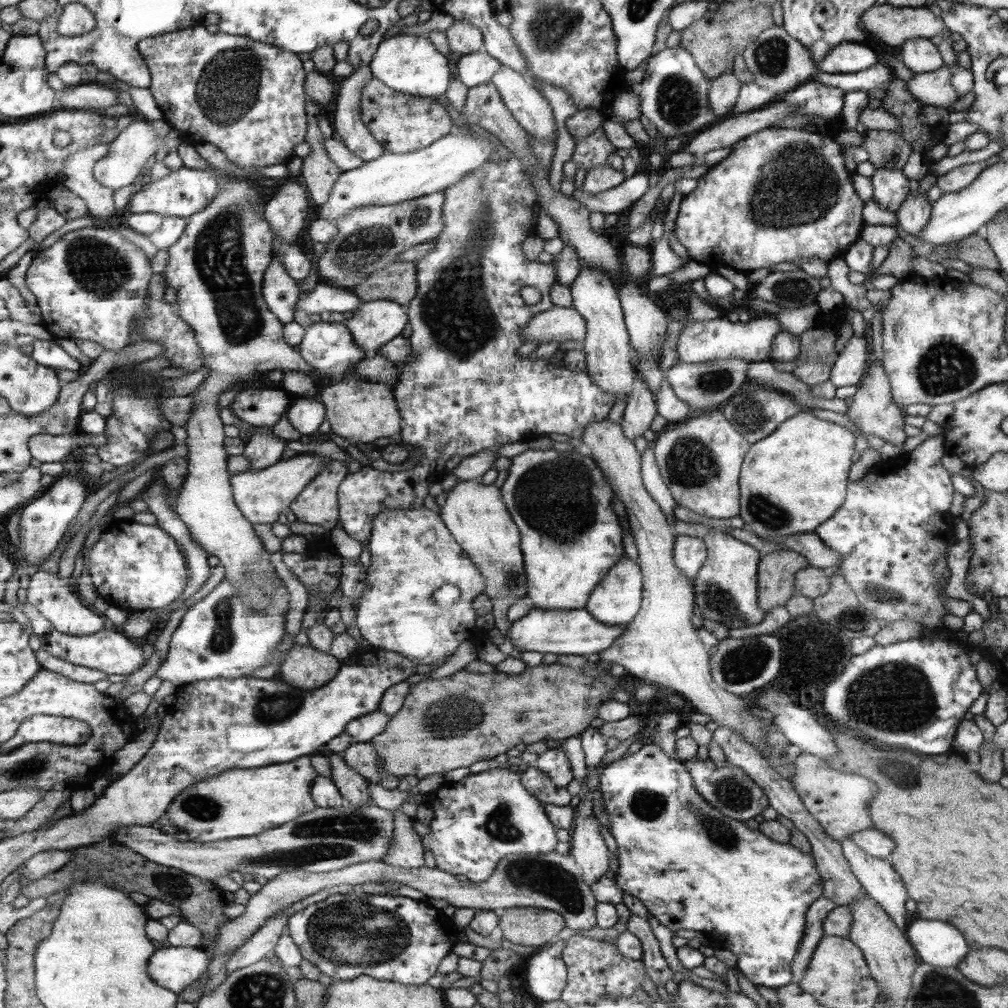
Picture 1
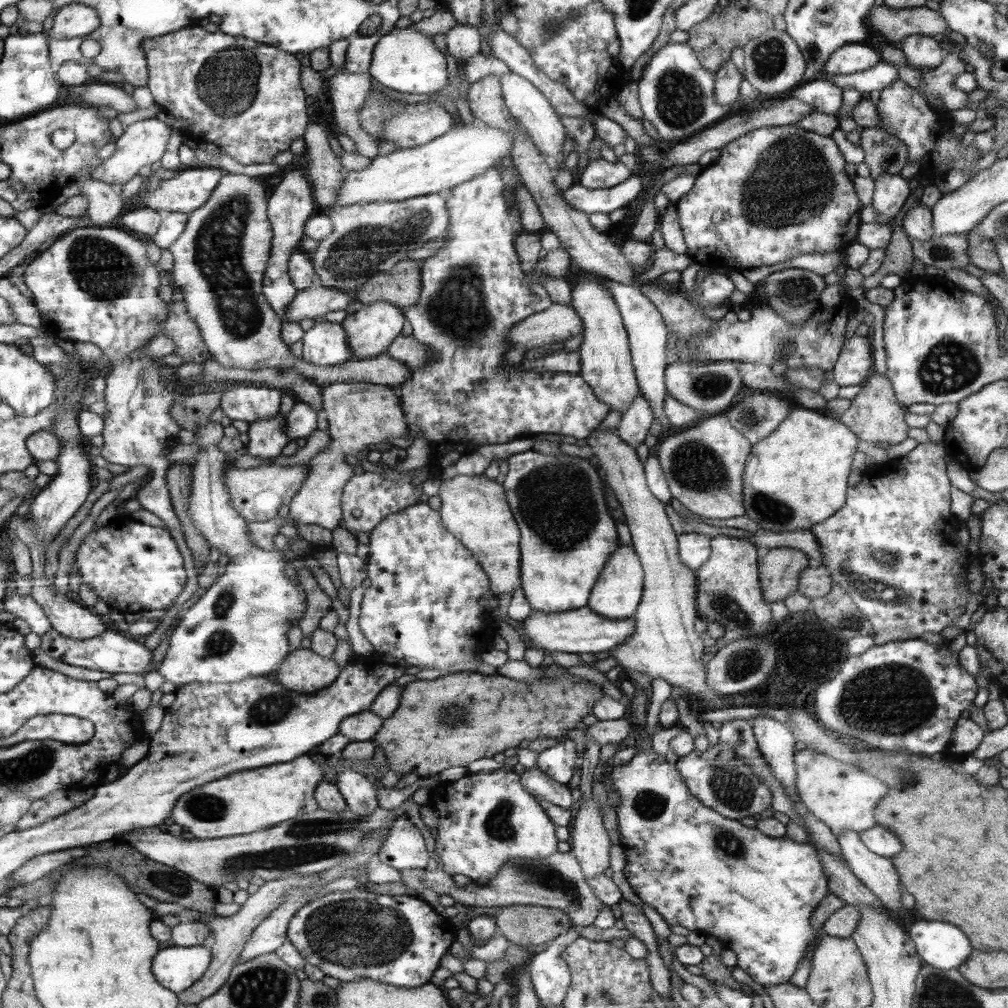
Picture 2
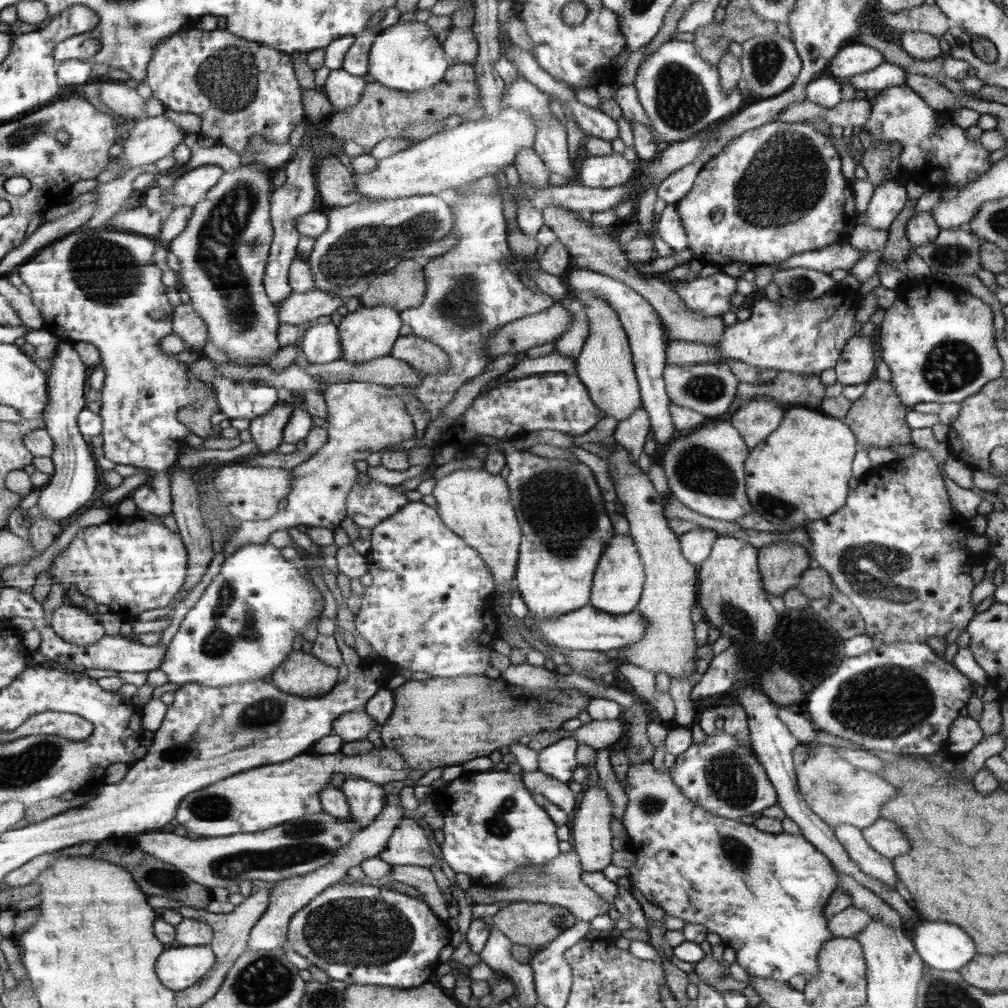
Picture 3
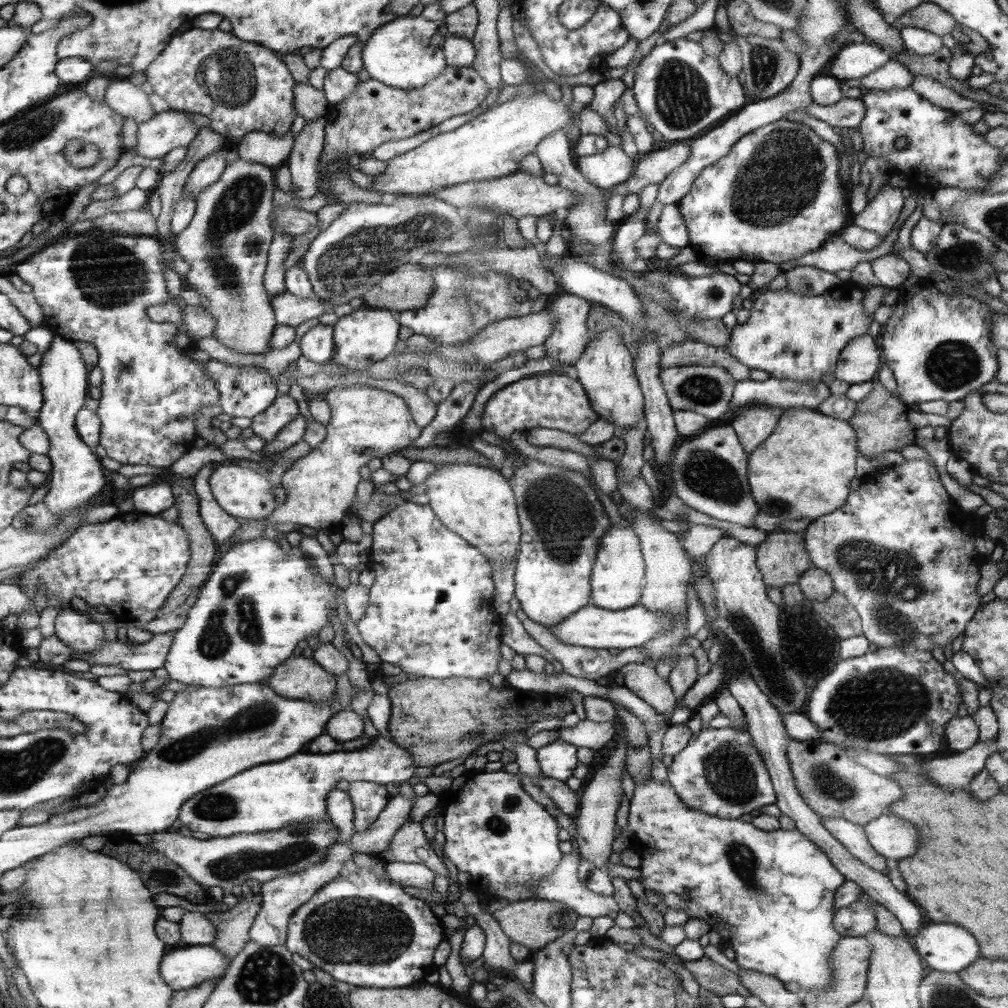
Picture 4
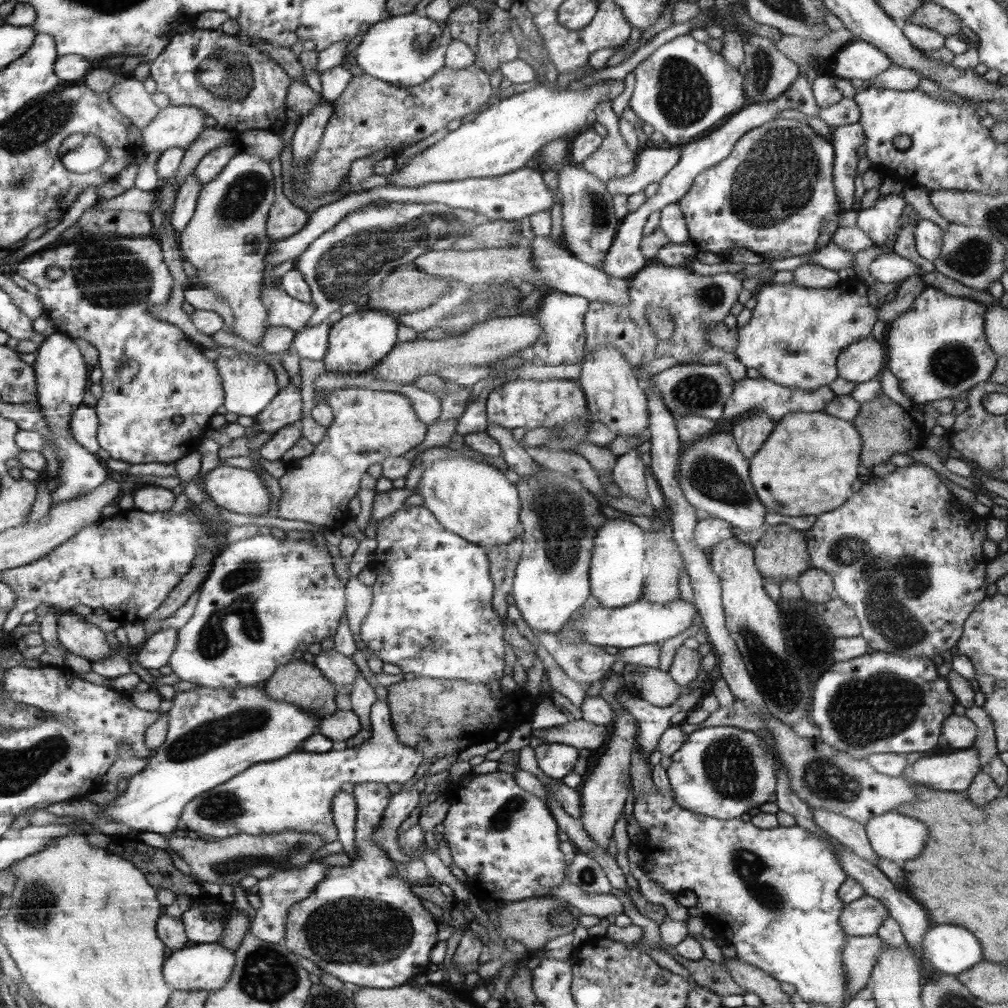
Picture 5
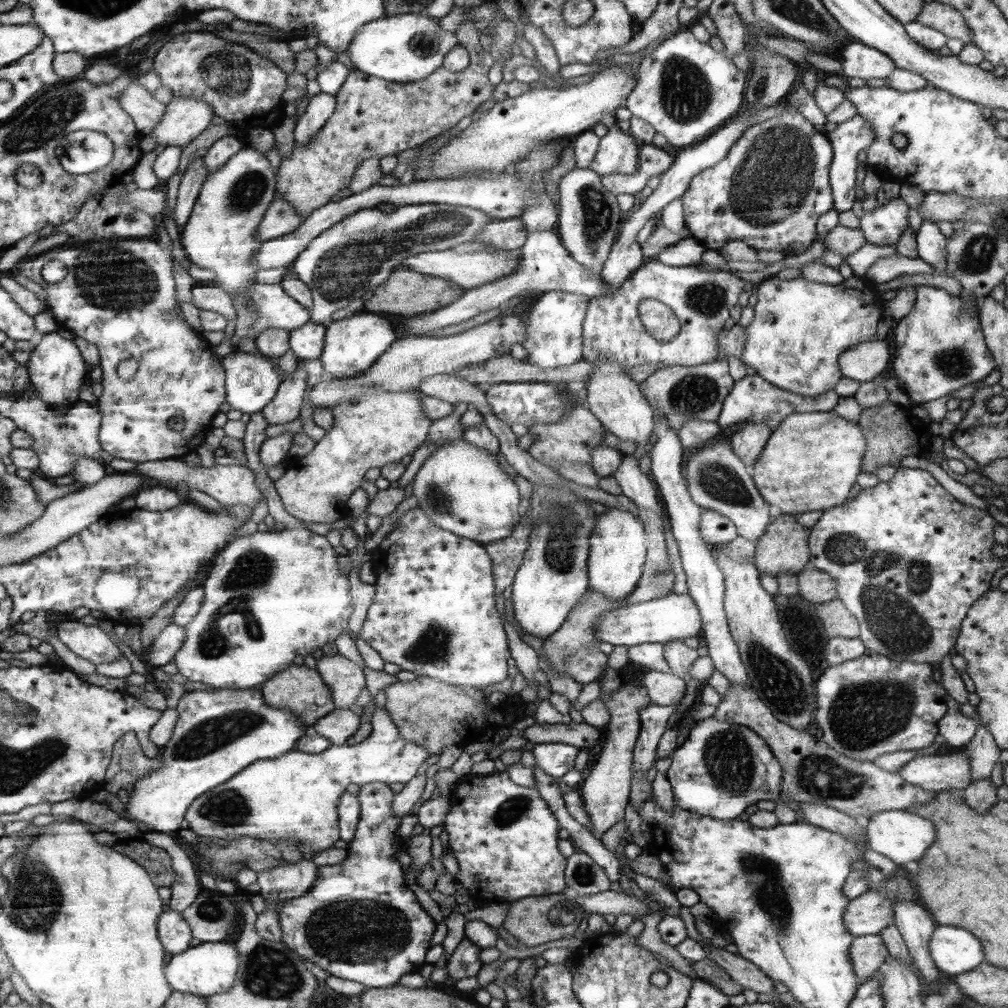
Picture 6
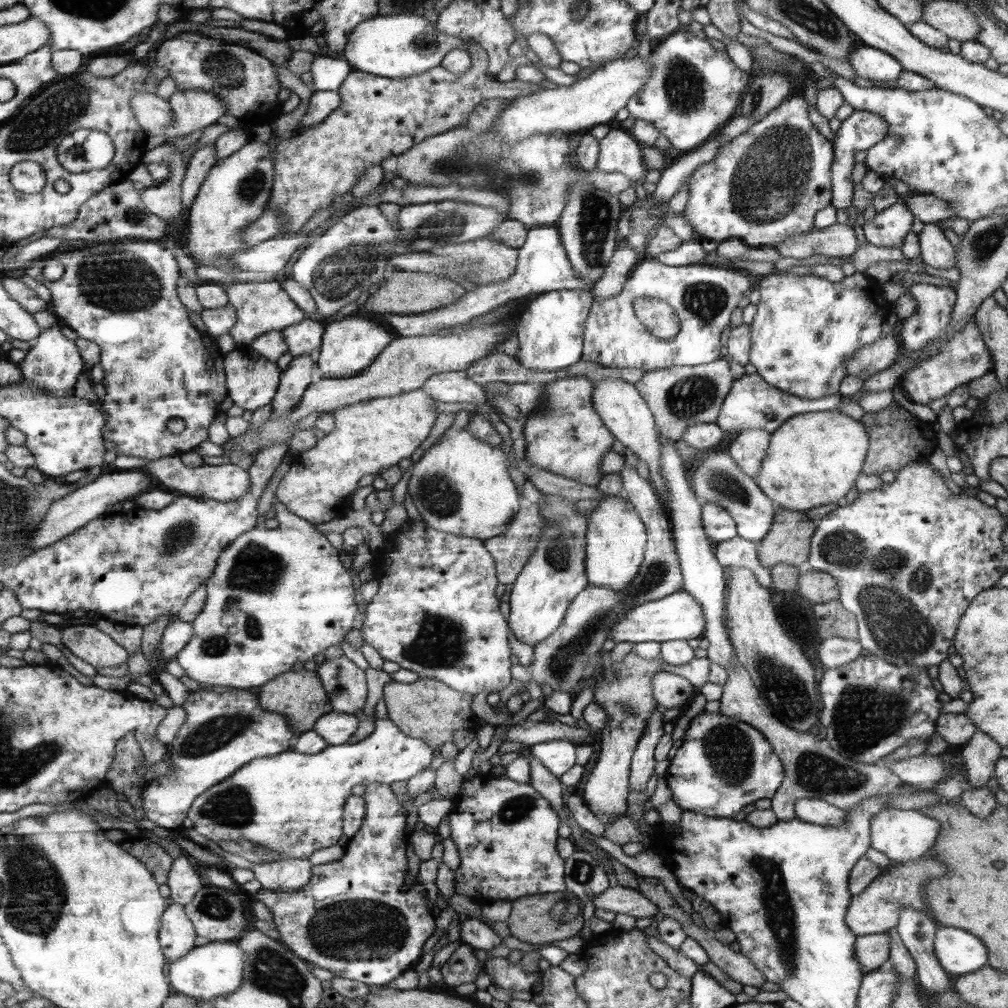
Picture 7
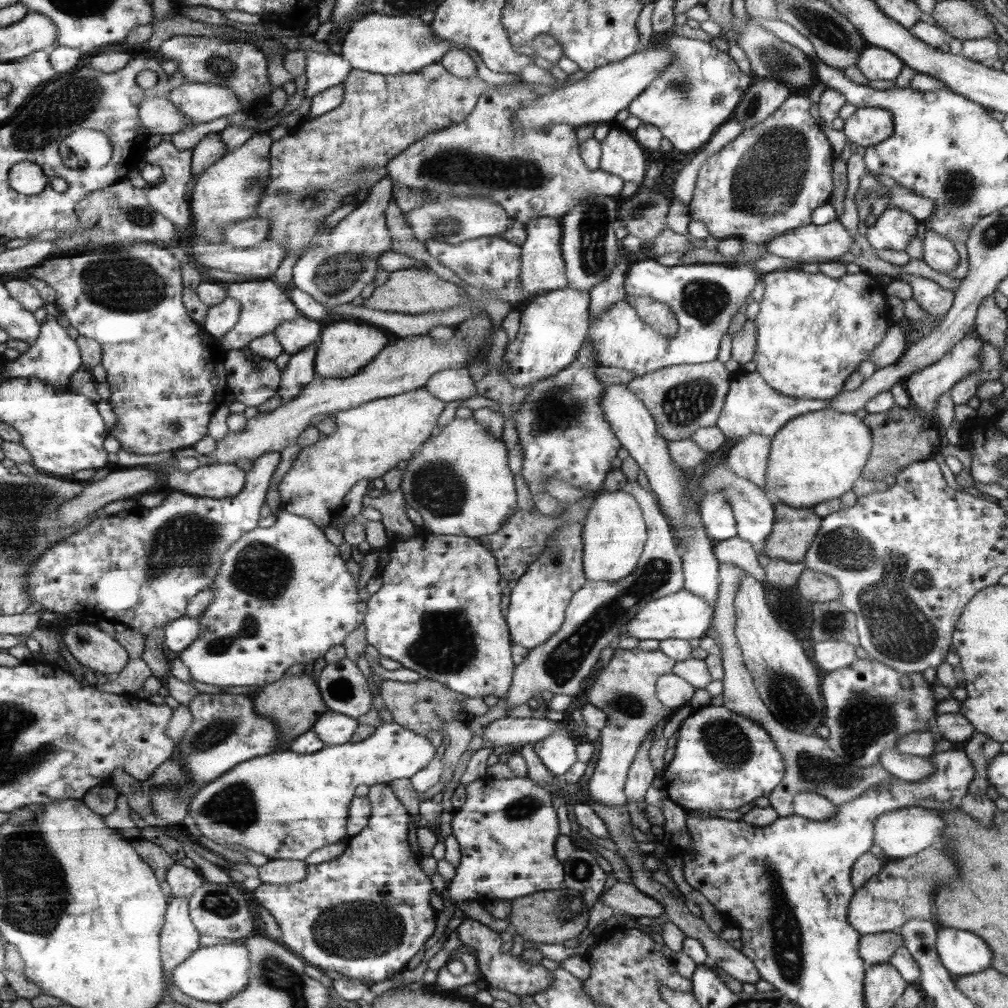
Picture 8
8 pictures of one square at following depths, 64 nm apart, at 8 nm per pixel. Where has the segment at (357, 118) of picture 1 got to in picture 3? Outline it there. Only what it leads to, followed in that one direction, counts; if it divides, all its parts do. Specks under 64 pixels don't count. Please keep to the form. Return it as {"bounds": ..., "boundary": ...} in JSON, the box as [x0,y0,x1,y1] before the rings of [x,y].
{"bounds":[322,68,368,112],"boundary":[[[340,68],[330,71],[322,90],[335,111],[342,112],[342,110],[348,110],[350,106],[358,104],[366,83],[368,82],[363,79],[363,76],[350,74]]]}

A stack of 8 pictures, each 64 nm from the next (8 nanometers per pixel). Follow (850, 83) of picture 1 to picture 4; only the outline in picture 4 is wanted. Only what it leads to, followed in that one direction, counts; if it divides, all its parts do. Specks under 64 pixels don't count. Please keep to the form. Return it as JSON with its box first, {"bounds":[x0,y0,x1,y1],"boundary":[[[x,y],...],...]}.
{"bounds":[861,59,915,90],"boundary":[[[890,59],[880,70],[863,76],[861,85],[869,90],[890,90],[892,88],[911,88],[915,74],[902,63]]]}

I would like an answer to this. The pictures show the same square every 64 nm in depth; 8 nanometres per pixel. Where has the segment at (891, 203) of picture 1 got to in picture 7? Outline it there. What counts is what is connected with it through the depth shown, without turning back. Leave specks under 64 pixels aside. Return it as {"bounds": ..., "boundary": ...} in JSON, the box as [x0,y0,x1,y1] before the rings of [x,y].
{"bounds":[863,201,914,249],"boundary":[[[902,201],[876,213],[872,221],[863,225],[864,238],[880,248],[902,249],[906,234],[912,230],[914,214]]]}

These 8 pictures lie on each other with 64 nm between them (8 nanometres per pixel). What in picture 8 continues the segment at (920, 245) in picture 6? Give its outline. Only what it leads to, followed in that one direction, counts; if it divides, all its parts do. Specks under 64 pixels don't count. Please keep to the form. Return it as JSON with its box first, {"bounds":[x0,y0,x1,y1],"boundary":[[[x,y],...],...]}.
{"bounds":[922,229,960,274],"boundary":[[[926,229],[922,248],[922,260],[935,271],[946,274],[958,266],[960,256],[956,251],[955,244],[937,232]]]}

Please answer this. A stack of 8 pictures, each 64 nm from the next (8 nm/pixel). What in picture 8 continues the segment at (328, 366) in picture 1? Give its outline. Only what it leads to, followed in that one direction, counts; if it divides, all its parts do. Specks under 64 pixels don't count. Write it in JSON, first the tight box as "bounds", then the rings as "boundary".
{"bounds":[273,315,322,355],"boundary":[[[300,315],[286,323],[279,324],[273,335],[282,348],[288,354],[293,355],[312,346],[318,340],[320,330],[322,328],[318,321]]]}

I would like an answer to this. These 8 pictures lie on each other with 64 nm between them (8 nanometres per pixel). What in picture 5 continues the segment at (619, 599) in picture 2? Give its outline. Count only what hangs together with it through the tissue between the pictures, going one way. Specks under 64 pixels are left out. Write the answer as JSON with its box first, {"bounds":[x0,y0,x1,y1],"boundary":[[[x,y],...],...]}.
{"bounds":[590,518,647,608],"boundary":[[[609,518],[602,528],[598,530],[591,559],[590,584],[592,597],[599,606],[604,608],[624,608],[624,606],[630,606],[630,604],[638,602],[638,596],[640,596],[640,590],[642,590],[642,584],[644,584],[642,564],[644,564],[647,555],[644,542],[646,540],[644,540],[642,528],[624,518]]]}

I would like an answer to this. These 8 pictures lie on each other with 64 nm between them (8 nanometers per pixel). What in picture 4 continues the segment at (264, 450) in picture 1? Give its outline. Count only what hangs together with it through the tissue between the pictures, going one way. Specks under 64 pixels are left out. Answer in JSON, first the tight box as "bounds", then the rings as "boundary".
{"bounds":[251,395,300,444],"boundary":[[[290,395],[278,396],[264,412],[253,418],[251,427],[255,435],[264,439],[265,444],[272,443],[298,415],[300,410],[296,399]]]}

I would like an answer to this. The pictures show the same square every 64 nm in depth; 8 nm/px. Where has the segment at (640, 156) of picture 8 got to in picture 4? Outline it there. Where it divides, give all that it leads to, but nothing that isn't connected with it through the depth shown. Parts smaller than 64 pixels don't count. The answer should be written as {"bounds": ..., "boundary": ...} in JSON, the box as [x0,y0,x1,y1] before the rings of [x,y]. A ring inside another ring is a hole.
{"bounds":[578,78,634,191],"boundary":[[[603,78],[593,86],[594,99],[588,106],[592,111],[596,111],[604,121],[608,121],[610,131],[616,135],[619,135],[618,122],[613,114],[612,106],[620,99],[626,89],[626,84],[621,79]],[[610,144],[604,152],[580,157],[578,168],[588,178],[588,182],[608,191],[631,178],[634,159],[622,147]]]}

